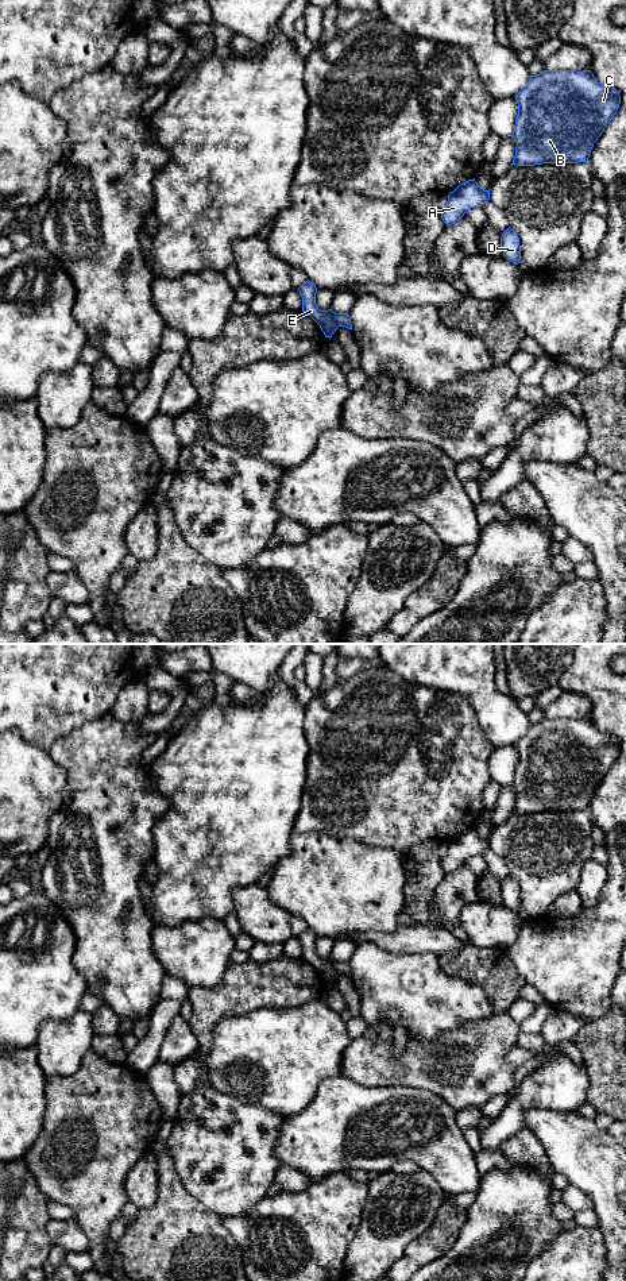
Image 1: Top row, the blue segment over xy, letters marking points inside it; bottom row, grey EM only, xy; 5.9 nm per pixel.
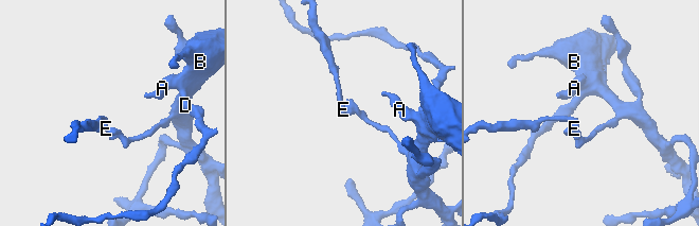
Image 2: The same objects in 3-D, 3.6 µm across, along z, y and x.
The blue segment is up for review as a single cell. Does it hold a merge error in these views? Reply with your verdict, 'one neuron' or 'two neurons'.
two neurons

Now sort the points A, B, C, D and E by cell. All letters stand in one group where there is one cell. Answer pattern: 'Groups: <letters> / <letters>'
Groups: A B C D / E

